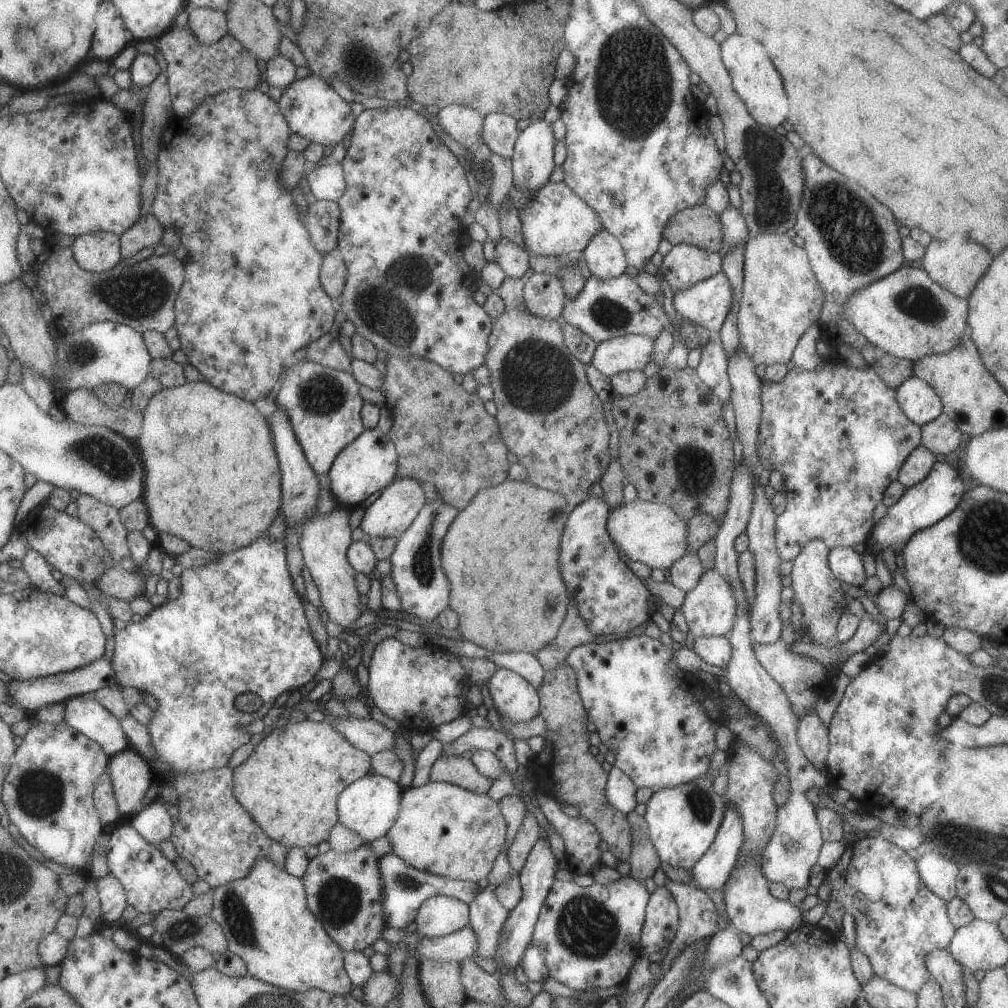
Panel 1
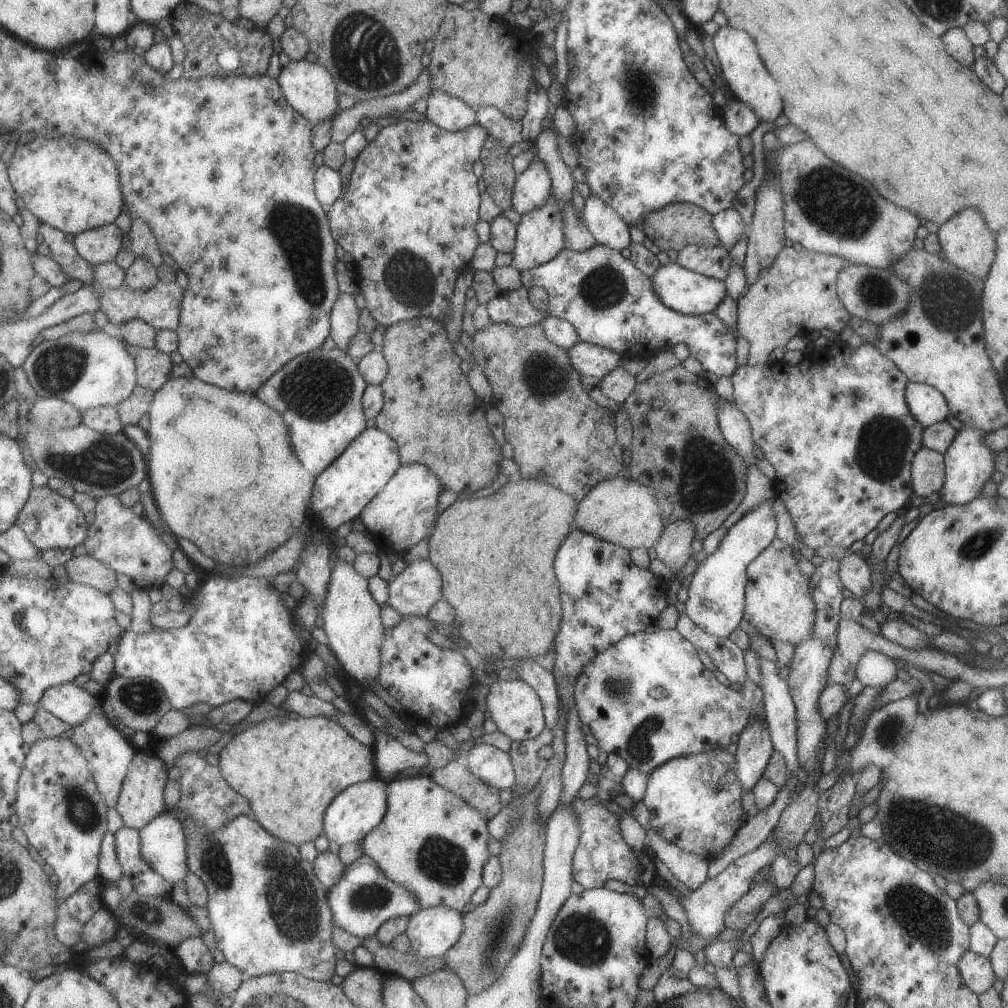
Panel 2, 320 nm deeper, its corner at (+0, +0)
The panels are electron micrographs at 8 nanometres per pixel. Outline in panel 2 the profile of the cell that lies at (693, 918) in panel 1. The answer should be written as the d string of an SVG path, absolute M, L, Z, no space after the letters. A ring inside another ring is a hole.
M651 828L646 830L646 841L654 856L667 866L675 880L679 880L687 888L693 891L706 879L708 865L706 858L681 850L681 847L666 841Z

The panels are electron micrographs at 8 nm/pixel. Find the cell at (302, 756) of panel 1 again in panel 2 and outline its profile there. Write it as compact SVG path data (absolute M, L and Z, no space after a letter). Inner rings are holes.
M285 715L271 717L264 719L257 723L253 723L249 728L243 729L240 733L232 734L228 742L219 750L218 755L218 769L220 770L223 780L235 791L237 794L246 798L249 803L250 810L254 814L254 819L269 833L271 836L279 840L298 845L306 843L317 838L322 834L323 830L323 813L325 807L339 794L344 788L355 783L366 781L375 776L374 770L374 756L372 748L357 742L339 723L332 721L324 716L316 717L299 717L294 715Z

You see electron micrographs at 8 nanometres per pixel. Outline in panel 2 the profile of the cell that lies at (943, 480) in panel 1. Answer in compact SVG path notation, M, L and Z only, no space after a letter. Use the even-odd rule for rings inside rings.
M963 425L955 433L944 452L945 480L940 488L941 500L946 504L962 505L980 495L983 483L996 478L995 453L984 443L984 432L974 426Z

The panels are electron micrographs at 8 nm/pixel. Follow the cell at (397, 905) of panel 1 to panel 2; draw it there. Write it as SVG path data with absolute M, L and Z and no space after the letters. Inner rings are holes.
M365 854L349 863L344 868L342 878L326 889L326 903L331 911L334 926L356 937L372 935L388 918L410 917L421 909L410 891L388 879Z

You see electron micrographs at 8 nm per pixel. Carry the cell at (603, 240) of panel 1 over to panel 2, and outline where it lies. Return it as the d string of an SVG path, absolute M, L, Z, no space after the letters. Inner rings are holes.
M589 194L582 216L597 245L616 251L630 245L628 224L598 196Z

